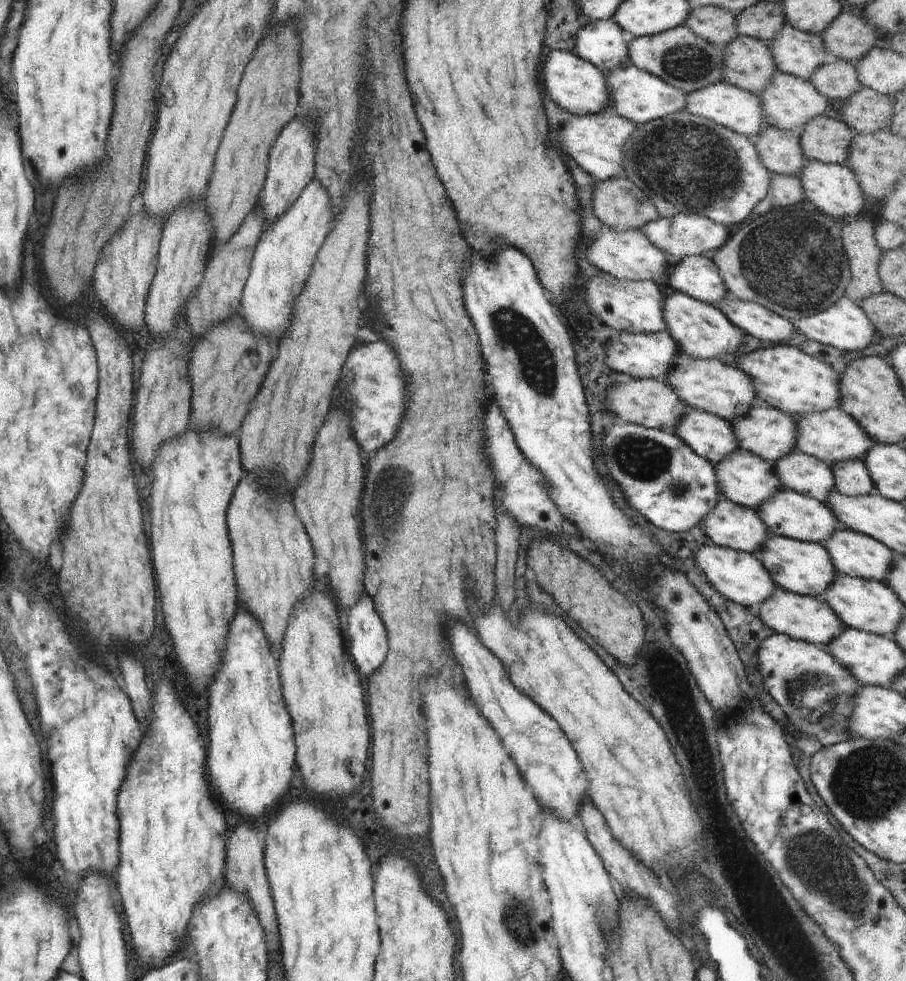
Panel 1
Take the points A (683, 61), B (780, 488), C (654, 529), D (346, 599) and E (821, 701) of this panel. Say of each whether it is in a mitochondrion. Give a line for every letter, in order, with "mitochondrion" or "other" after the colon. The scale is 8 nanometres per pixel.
A: mitochondrion
B: other
C: other
D: other
E: mitochondrion

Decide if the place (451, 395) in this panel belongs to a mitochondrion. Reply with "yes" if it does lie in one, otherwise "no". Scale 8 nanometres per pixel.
no

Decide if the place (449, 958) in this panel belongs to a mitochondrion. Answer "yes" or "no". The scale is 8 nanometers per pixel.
no

